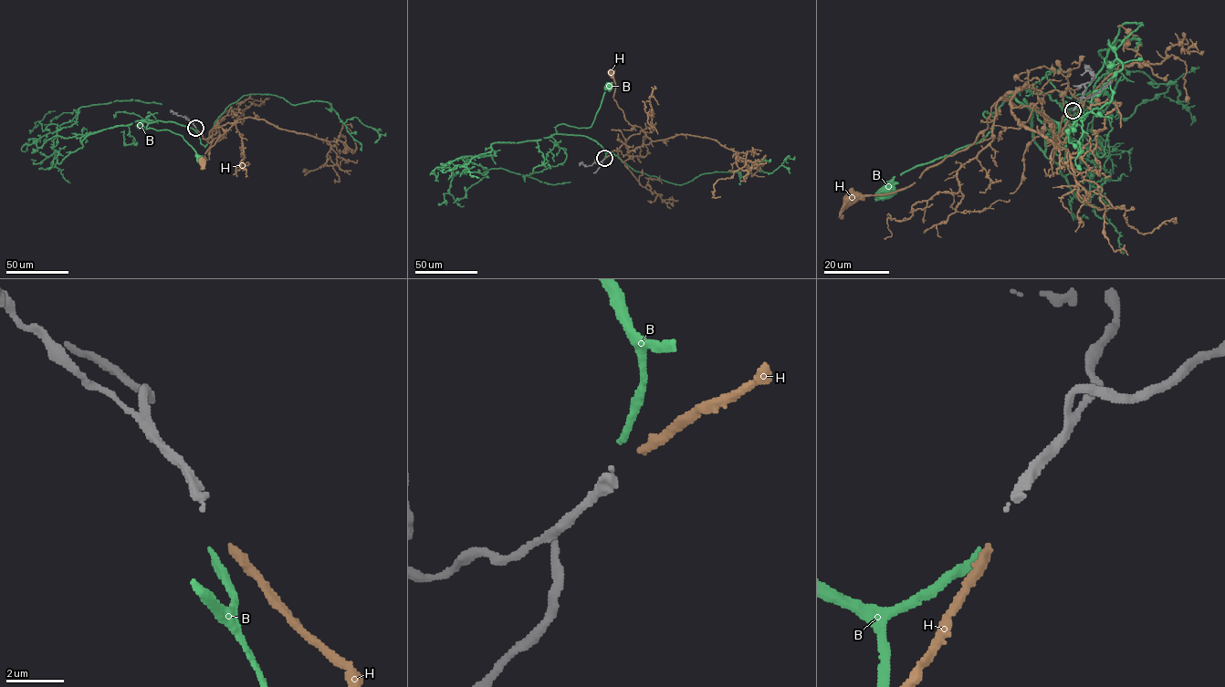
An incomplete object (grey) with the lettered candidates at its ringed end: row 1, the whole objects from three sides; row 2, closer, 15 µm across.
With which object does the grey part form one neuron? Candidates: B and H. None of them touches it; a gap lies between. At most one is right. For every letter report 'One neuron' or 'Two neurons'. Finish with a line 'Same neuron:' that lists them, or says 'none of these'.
B: Two neurons
H: One neuron
Same neuron: H

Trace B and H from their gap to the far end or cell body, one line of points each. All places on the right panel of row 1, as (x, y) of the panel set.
B: (1070, 115), (1055, 122), (1011, 91), (983, 113), (993, 129), (977, 142), (895, 176), (888, 192)
H: (1071, 115), (1053, 144), (1053, 124), (1032, 105), (1000, 98), (972, 144), (915, 182), (849, 198)

